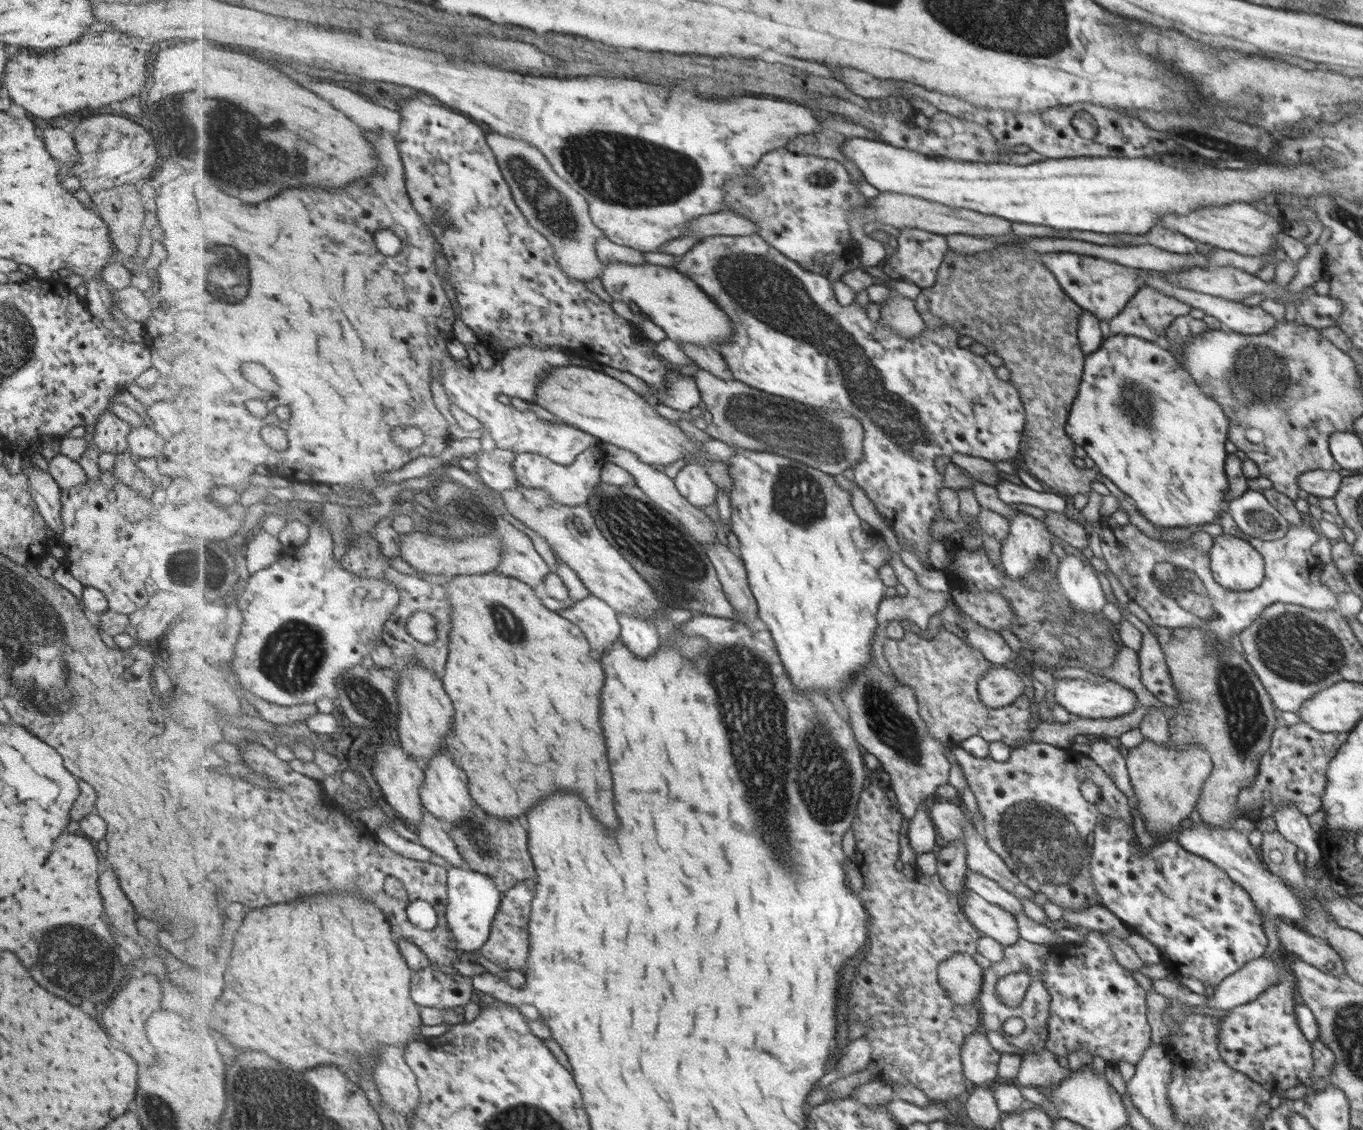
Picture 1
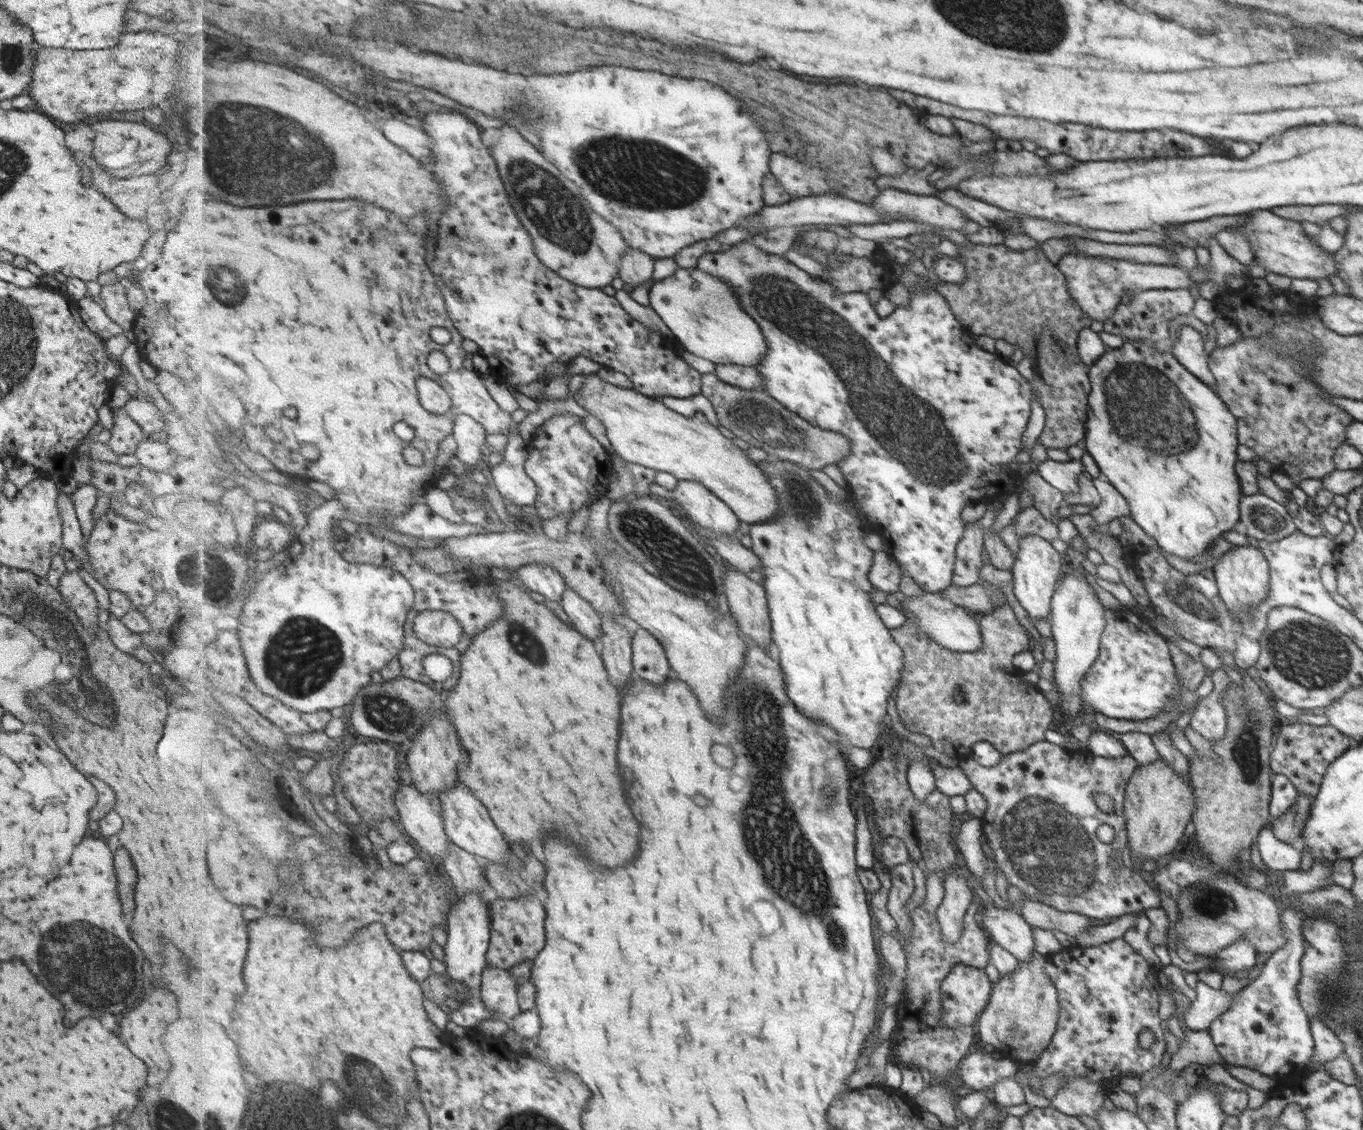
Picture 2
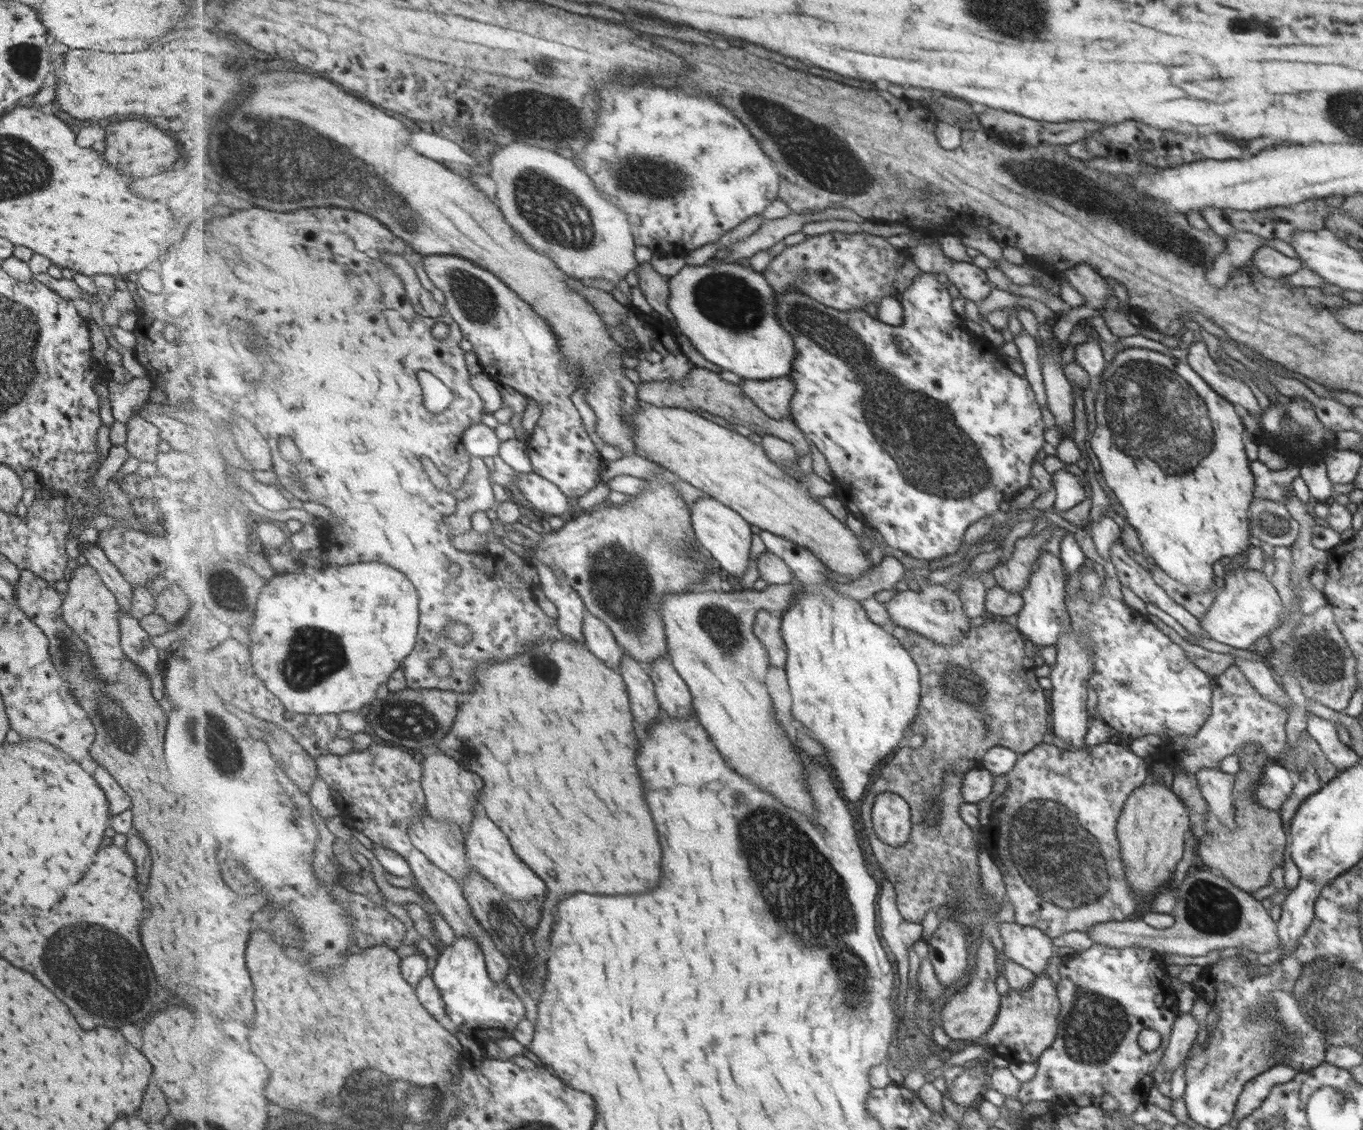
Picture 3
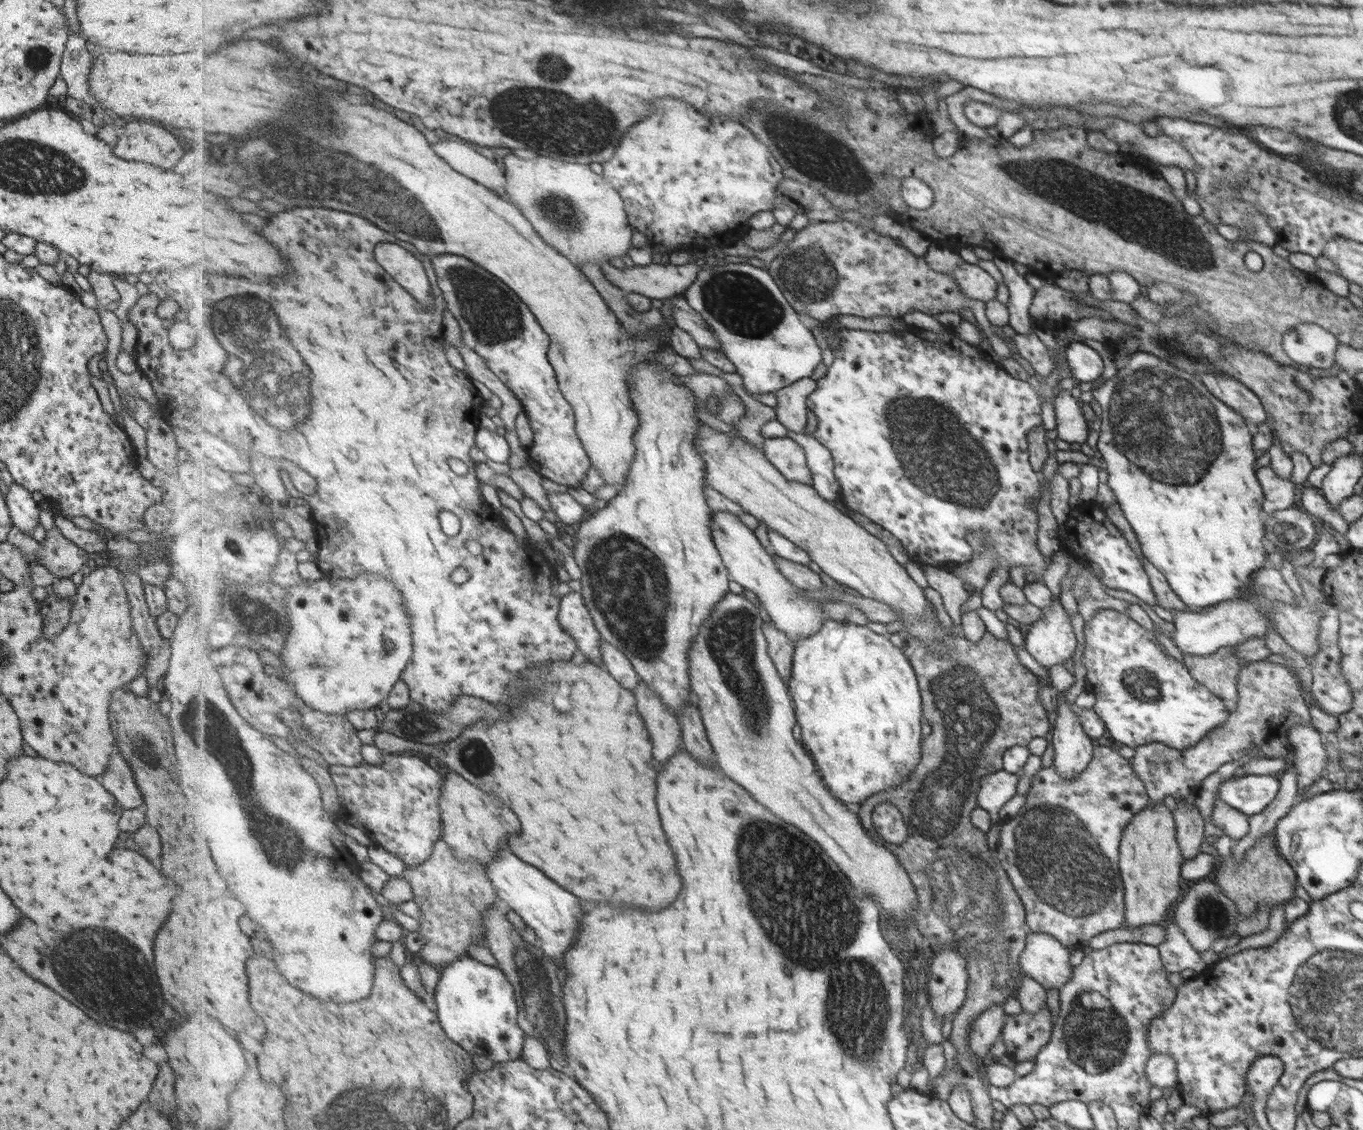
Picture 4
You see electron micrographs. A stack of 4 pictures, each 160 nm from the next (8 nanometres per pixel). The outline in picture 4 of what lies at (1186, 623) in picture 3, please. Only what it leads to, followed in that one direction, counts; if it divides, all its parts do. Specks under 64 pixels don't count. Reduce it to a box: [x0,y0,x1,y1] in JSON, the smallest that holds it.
[1057,506,1156,607]

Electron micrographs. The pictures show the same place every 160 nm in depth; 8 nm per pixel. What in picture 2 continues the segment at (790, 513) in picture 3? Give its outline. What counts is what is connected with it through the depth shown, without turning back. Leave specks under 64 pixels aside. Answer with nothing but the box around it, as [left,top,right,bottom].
[573,374,781,526]

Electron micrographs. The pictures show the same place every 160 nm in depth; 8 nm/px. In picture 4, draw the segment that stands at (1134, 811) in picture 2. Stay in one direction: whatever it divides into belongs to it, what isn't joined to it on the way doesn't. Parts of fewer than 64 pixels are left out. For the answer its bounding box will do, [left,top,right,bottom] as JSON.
[1119,803,1184,928]

